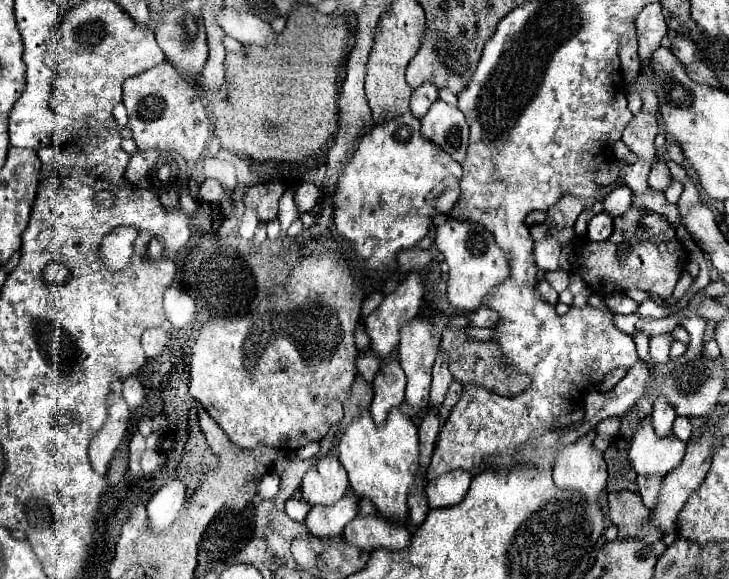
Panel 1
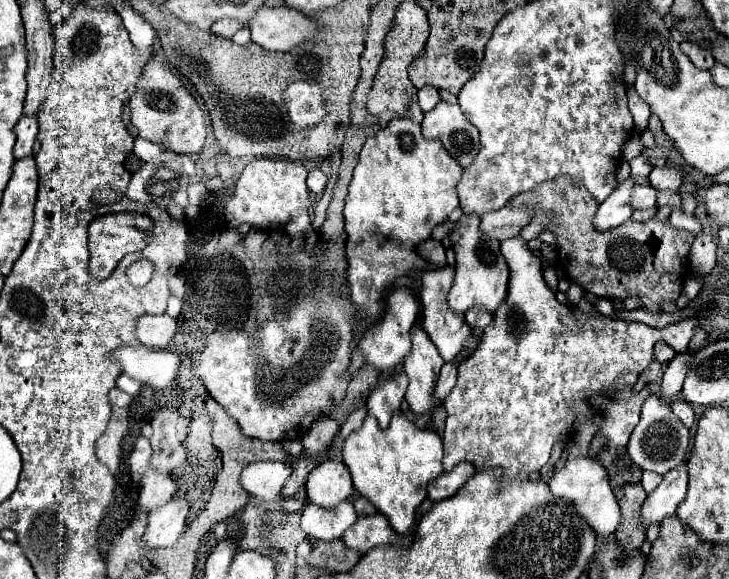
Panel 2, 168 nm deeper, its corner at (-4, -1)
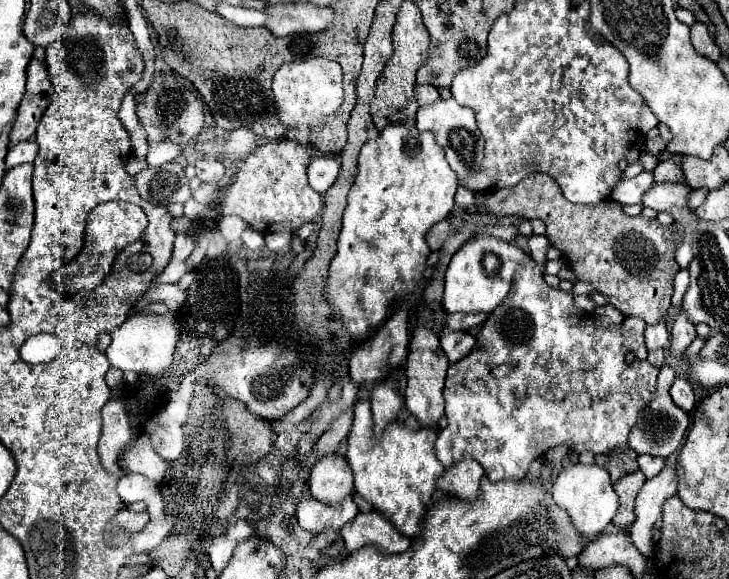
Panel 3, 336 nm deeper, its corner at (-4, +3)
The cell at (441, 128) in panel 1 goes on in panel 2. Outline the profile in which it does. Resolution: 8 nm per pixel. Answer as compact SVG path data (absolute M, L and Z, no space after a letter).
M444 100L424 114L422 134L426 140L440 140L462 168L468 168L480 150L476 126L464 118L458 104L448 104Z

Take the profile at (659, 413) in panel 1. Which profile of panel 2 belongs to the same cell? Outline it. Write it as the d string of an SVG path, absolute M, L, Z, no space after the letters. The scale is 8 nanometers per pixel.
M686 350L684 354L676 354L672 358L672 362L668 364L668 368L666 368L664 376L662 376L662 392L660 392L660 396L666 398L668 402L672 402L672 398L680 394L682 382L686 378L690 362L692 362L692 352Z

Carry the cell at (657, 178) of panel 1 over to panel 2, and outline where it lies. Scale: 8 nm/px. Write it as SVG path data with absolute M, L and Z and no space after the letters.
M662 166L662 168L652 168L650 172L650 184L656 190L678 190L682 184L680 170L676 166Z

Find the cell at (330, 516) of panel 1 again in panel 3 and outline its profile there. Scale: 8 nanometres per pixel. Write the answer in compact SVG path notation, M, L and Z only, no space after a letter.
M350 496L338 506L322 504L316 498L300 498L296 506L298 524L312 534L322 530L340 530L356 514L358 514L358 508Z

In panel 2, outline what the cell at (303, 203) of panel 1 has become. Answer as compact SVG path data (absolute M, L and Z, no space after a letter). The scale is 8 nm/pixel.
M320 168L310 170L310 174L308 174L308 188L310 188L310 192L312 192L314 196L320 196L320 194L324 192L326 182L328 182L328 176L326 176Z

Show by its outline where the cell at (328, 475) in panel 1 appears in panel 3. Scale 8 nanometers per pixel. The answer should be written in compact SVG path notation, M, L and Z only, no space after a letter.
M338 454L318 460L310 470L308 486L316 500L330 506L338 504L354 492L354 476L348 460Z

